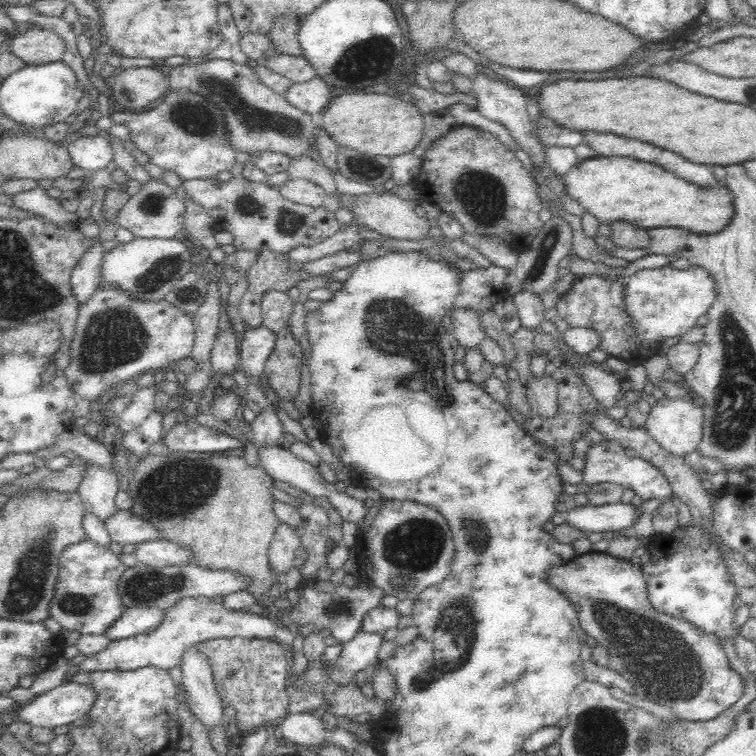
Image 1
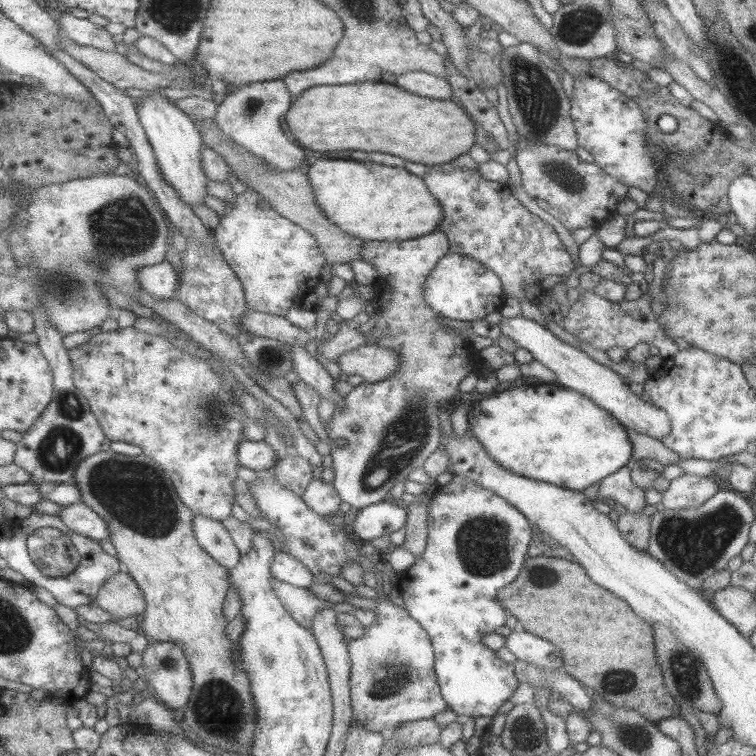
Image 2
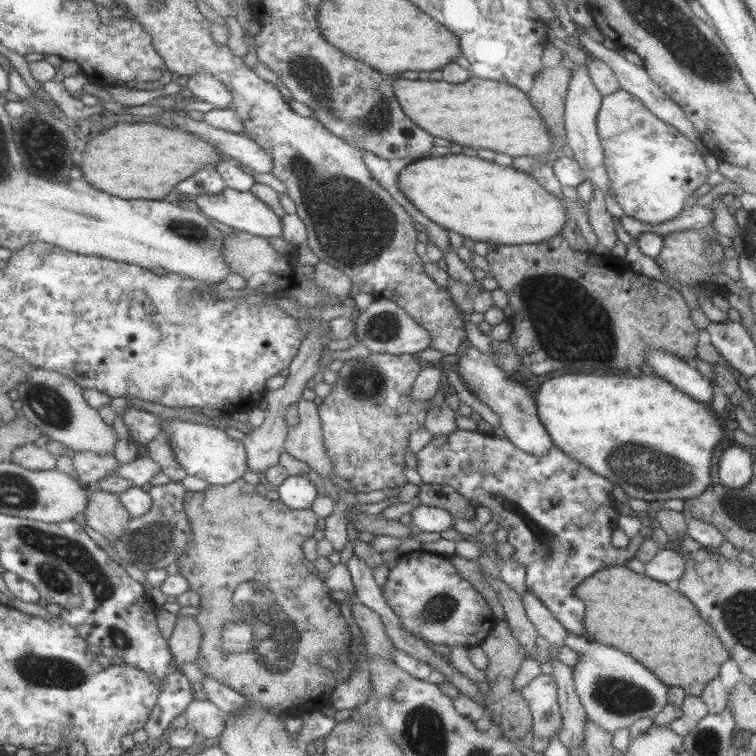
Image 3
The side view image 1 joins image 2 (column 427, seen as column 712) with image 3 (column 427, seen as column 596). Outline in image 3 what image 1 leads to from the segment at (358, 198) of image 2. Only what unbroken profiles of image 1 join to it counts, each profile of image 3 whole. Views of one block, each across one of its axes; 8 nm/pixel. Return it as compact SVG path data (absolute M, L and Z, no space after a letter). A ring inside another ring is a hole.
M465 154L437 158L427 156L414 160L400 170L399 187L405 197L427 218L475 242L483 240L490 244L535 244L552 239L563 230L565 223L570 223L566 218L566 201L557 199L543 188L534 175L521 172L513 166L505 167Z

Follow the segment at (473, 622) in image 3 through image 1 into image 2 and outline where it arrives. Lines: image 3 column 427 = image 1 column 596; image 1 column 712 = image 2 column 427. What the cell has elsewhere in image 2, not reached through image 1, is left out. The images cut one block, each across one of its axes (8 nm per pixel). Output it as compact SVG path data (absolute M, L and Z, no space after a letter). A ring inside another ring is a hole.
M379 598L380 605L375 610L377 622L366 627L365 635L349 641L352 658L352 707L354 720L369 732L390 734L403 722L433 718L447 708L449 703L443 696L436 673L436 652L429 633L415 620L407 607L401 608L391 601Z

